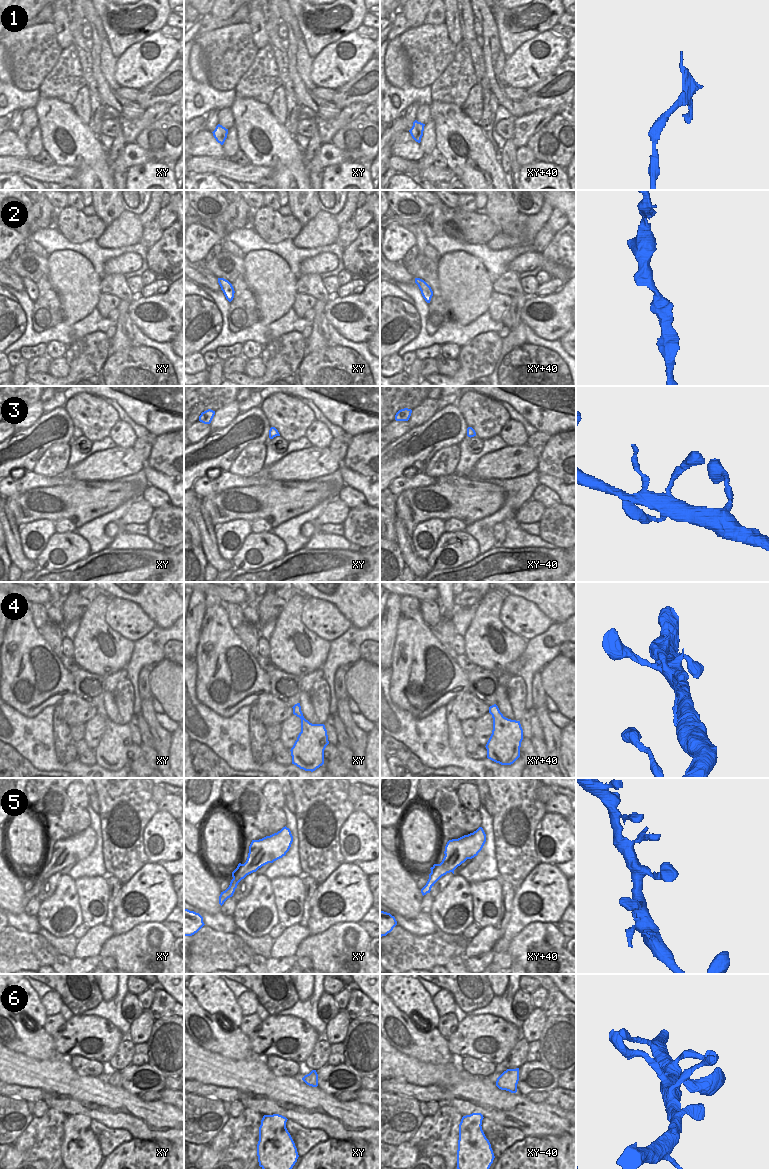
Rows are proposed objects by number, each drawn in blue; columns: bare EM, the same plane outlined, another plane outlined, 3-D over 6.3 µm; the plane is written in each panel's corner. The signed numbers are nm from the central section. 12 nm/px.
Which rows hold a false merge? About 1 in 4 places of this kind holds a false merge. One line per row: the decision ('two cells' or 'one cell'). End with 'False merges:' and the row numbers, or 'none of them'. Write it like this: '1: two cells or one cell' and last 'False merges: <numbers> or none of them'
1: two cells
2: one cell
3: one cell
4: one cell
5: one cell
6: one cell
False merges: 1

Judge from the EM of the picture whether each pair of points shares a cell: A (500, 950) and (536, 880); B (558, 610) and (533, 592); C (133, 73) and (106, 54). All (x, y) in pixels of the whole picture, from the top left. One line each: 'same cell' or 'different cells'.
A: same cell
B: same cell
C: different cells

